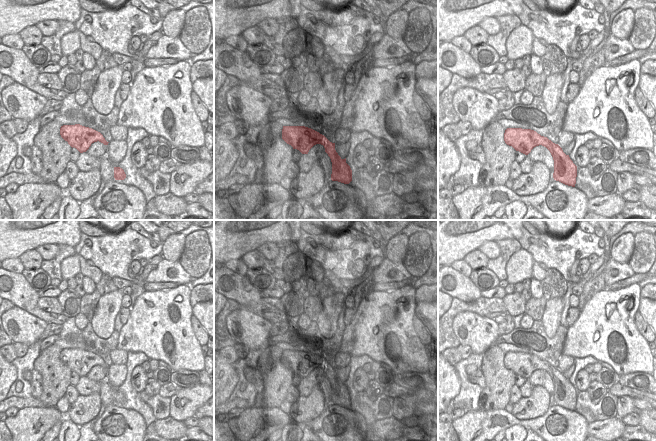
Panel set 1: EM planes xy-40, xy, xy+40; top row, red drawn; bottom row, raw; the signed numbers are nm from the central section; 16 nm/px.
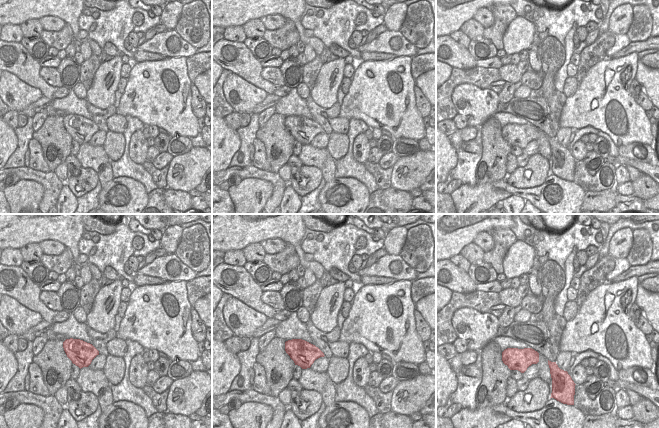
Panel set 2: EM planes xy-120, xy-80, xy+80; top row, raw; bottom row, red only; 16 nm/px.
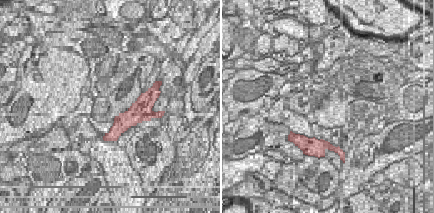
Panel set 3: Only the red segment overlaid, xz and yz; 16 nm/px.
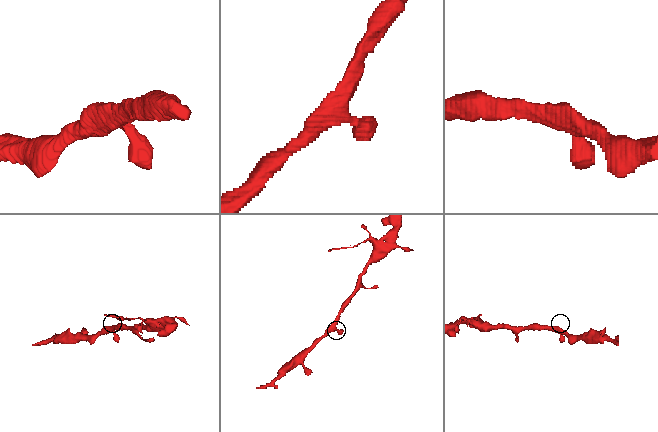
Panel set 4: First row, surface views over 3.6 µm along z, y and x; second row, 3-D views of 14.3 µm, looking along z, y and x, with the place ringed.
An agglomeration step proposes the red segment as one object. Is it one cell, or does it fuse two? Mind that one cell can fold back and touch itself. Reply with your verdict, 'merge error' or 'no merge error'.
no merge error

